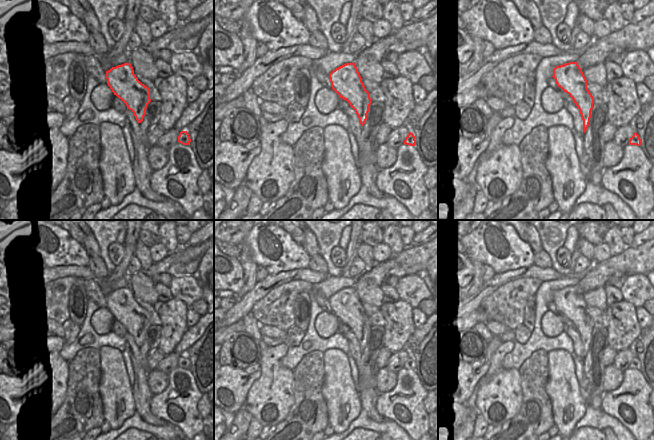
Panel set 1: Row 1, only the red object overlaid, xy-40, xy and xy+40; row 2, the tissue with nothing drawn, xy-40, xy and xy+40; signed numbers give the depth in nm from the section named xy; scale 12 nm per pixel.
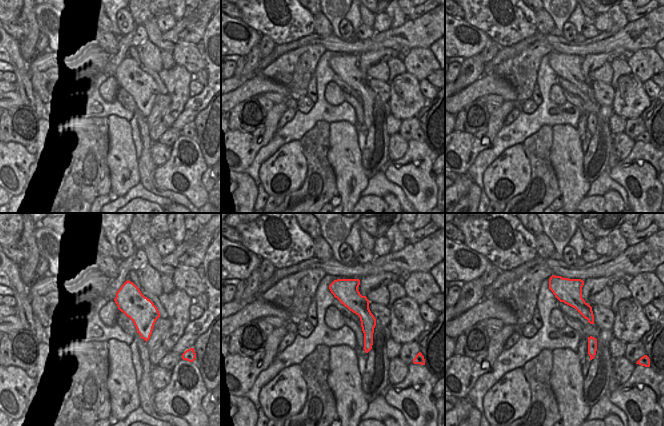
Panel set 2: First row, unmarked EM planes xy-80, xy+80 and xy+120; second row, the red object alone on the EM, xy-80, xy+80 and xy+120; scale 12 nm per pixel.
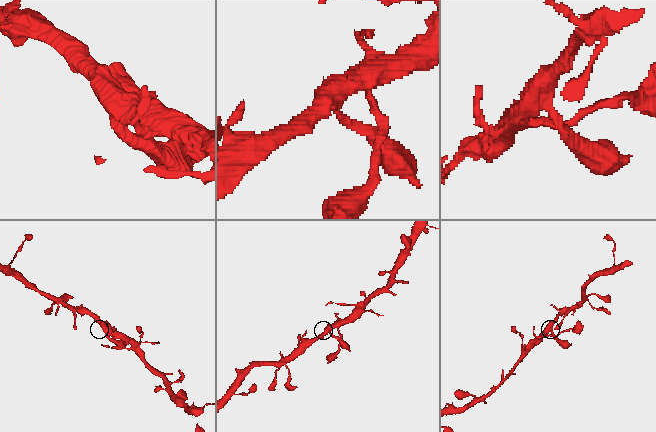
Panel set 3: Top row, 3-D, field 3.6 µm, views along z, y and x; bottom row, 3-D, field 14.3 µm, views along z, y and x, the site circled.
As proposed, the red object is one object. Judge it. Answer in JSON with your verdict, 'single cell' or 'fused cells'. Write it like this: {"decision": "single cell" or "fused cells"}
{"decision": "single cell"}

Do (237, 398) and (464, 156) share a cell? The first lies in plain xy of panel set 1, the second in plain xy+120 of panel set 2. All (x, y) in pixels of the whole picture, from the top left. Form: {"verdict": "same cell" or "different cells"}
{"verdict": "same cell"}

